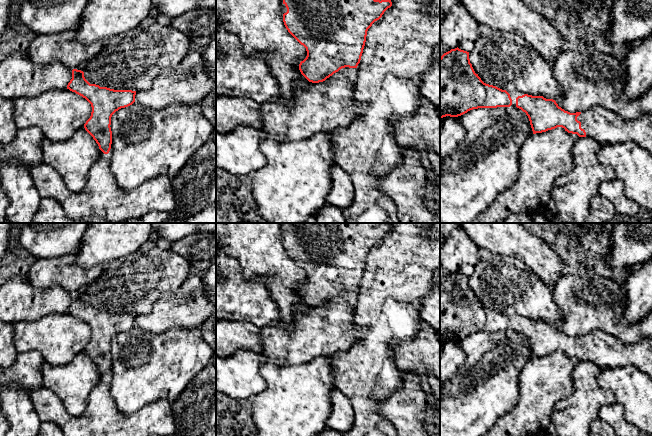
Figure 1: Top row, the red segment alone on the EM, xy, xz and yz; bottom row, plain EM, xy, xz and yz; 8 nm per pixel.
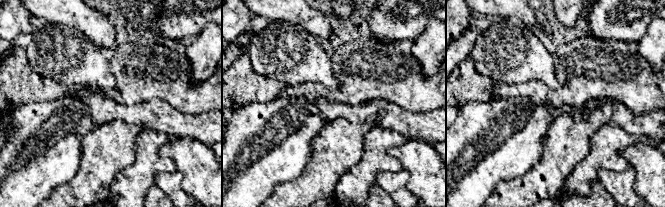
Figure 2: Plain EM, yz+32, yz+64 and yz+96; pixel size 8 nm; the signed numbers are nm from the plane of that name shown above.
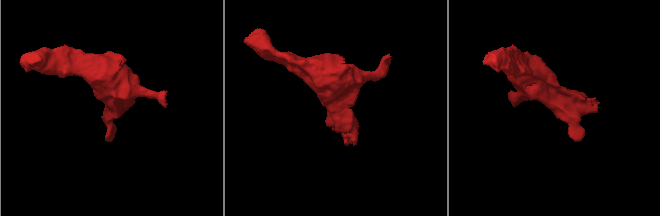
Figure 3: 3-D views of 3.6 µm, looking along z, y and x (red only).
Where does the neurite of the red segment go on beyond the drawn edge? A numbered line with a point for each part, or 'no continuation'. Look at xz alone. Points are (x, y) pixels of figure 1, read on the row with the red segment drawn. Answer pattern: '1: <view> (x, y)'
no continuation

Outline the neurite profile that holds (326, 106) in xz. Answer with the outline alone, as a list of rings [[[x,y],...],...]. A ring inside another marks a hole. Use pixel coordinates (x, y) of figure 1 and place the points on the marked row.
[[[345,67],[323,82],[309,82],[302,74],[293,82],[293,98],[289,103],[280,97],[261,105],[258,129],[266,132],[267,137],[279,141],[307,139],[316,133],[332,134],[335,130],[348,126],[353,118],[362,113],[367,104],[354,97],[355,84],[347,77],[351,68]]]

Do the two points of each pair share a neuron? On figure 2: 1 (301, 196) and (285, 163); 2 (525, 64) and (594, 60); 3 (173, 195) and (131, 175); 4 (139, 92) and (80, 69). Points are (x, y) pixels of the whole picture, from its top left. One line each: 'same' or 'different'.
1: different
2: different
3: different
4: different

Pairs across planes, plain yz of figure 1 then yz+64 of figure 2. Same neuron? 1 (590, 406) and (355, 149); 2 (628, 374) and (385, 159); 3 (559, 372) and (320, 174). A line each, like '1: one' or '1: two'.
1: two
2: two
3: one

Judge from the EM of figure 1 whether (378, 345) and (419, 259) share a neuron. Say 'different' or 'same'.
same

